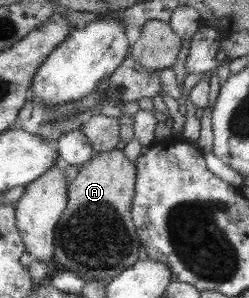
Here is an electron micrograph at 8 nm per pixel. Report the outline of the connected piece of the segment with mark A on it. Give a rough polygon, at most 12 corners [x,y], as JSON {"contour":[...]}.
{"contour":[[93,153],[67,187],[57,269],[110,280],[137,261],[135,167]]}

